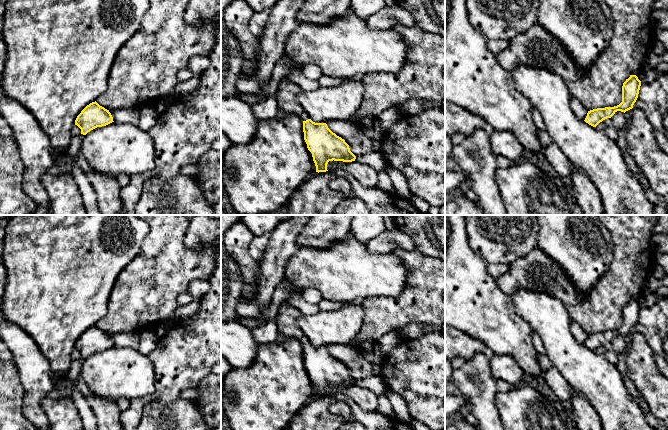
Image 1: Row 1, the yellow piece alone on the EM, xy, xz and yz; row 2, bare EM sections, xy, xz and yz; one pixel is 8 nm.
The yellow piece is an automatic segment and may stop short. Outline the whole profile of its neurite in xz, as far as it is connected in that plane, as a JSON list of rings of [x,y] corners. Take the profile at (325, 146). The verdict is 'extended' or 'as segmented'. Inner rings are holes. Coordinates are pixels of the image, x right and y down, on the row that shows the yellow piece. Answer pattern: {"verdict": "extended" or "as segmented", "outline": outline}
{"verdict": "extended", "outline": [[[288,78],[281,80],[276,99],[278,102],[277,119],[296,115],[303,121],[304,140],[312,153],[316,172],[326,172],[329,161],[355,161],[356,156],[350,151],[344,139],[333,133],[326,123],[315,123],[298,104],[296,96],[301,87]]]}

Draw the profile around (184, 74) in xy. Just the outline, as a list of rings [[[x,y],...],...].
[[[188,67],[181,69],[178,74],[177,78],[179,82],[184,82],[189,80],[193,76],[192,72],[188,69]]]

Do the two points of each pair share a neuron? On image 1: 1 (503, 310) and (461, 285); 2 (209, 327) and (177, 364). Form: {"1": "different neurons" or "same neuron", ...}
{"1": "same neuron", "2": "same neuron"}

